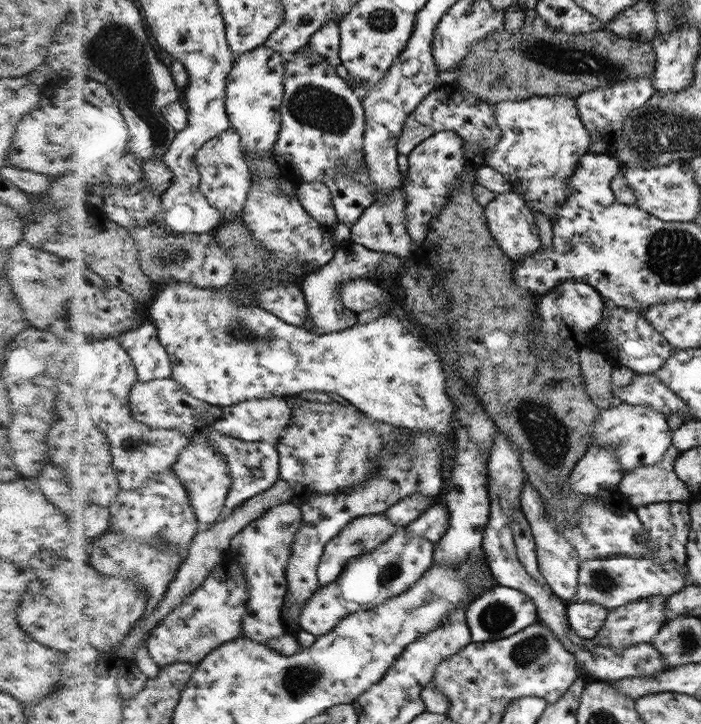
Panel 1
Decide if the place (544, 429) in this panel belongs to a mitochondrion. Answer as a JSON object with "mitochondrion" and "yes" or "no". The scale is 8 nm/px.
{"mitochondrion":"yes"}

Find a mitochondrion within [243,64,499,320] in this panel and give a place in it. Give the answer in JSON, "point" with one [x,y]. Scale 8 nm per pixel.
{"point":[321,109]}

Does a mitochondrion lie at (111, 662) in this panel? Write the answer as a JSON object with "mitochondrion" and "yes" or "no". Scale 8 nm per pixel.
{"mitochondrion":"no"}

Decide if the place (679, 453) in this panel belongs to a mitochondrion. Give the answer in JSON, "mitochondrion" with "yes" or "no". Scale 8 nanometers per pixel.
{"mitochondrion":"no"}

